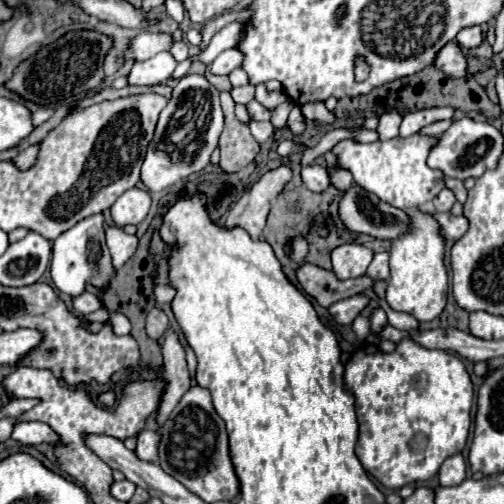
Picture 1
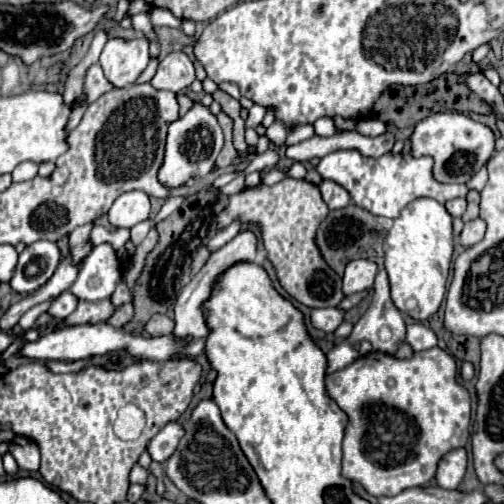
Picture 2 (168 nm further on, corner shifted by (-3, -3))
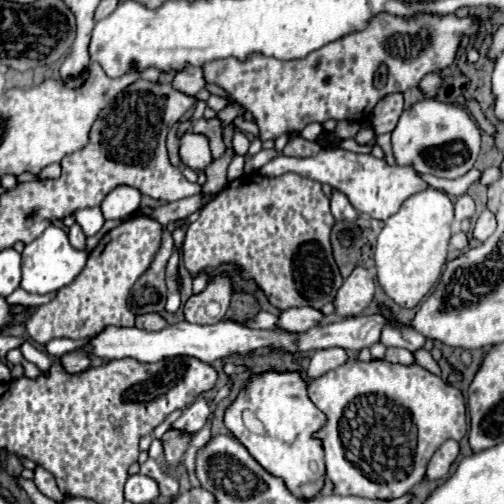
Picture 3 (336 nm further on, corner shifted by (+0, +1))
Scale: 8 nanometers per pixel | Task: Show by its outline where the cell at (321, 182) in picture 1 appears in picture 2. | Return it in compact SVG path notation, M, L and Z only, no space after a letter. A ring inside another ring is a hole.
M321 180L319 192L321 192L325 204L327 204L331 210L339 210L339 208L343 208L343 206L349 204L347 190L345 190L345 188L339 188L339 184L335 184L333 180Z

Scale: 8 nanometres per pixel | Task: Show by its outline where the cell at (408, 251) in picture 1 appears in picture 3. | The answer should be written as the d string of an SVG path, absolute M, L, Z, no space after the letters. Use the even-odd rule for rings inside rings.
M428 186L426 190L404 200L400 210L390 216L376 240L374 260L382 290L400 306L414 308L430 288L440 280L446 264L448 240L452 236L454 204L442 190Z

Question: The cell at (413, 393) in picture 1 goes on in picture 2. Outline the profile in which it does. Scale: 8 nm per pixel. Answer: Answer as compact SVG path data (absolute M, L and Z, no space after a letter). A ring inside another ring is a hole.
M435 346L427 352L415 352L405 360L385 352L369 352L347 368L329 374L325 380L327 394L349 416L343 440L343 476L361 482L373 496L395 496L405 488L427 486L435 476L439 460L447 452L463 448L461 444L469 440L471 396L457 384L457 372L455 358Z

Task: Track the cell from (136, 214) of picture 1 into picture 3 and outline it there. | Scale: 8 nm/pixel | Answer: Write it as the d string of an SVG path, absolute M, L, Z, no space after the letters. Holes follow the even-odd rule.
M116 186L100 204L106 220L120 220L130 216L140 206L142 194L132 186Z

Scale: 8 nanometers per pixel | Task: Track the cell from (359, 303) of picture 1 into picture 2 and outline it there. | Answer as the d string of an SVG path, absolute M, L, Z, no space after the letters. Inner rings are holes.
M319 308L311 312L311 322L315 328L333 332L339 328L339 324L345 320L345 310L341 308Z

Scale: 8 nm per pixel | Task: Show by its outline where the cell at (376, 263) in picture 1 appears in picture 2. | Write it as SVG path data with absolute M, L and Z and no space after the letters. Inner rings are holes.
M385 270L377 272L373 284L373 300L349 336L349 344L361 340L369 340L373 344L373 350L387 354L393 354L395 348L405 340L403 316L389 296L389 280ZM383 326L387 326L387 340L381 340L379 336Z

